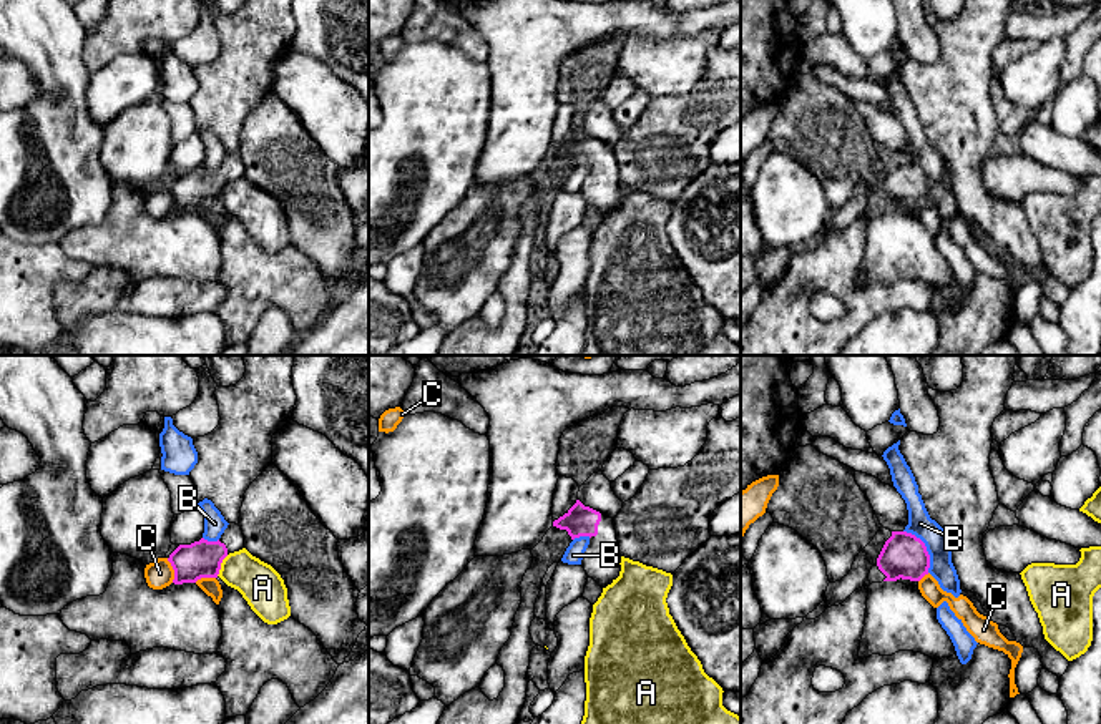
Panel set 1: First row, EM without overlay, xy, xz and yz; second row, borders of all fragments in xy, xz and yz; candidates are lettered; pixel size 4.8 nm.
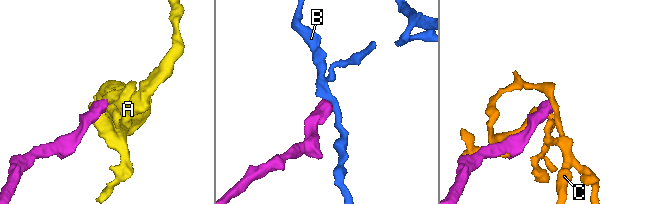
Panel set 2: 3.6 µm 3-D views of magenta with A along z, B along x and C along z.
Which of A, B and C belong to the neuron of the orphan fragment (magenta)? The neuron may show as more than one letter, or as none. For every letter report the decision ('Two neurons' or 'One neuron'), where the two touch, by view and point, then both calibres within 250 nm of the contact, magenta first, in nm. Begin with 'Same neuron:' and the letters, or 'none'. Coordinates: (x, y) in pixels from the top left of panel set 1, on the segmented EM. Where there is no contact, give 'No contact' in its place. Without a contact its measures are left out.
Same neuron: none
A: Two neurons. Touches magenta at xy (220, 565). Thickness 180 nm (magenta) against 200 nm
B: Two neurons. Touches magenta at yz (925, 548). Thickness 220 nm (magenta) against 120 nm
C: Two neurons. Touches magenta at xy (173, 568). Thickness 180 nm (magenta) against 140 nm

